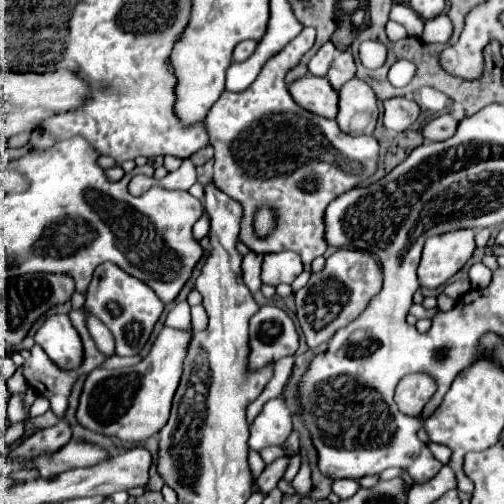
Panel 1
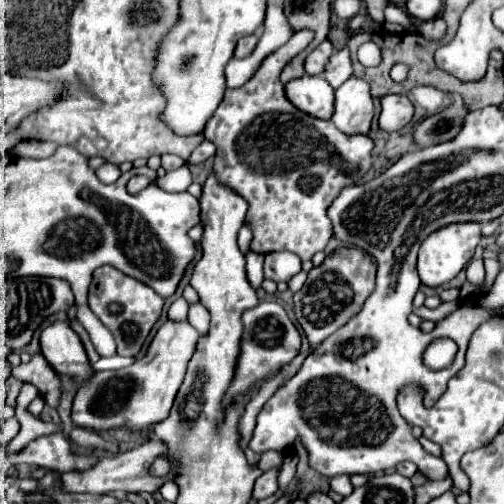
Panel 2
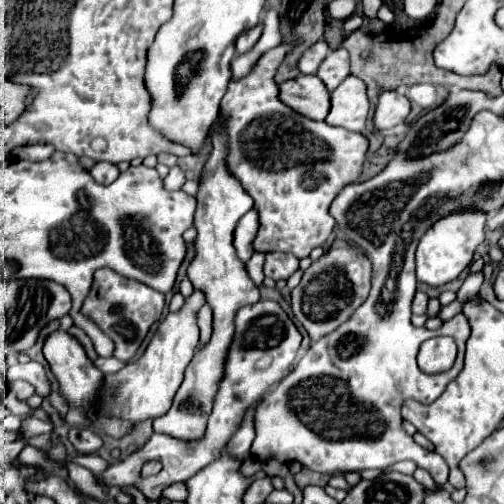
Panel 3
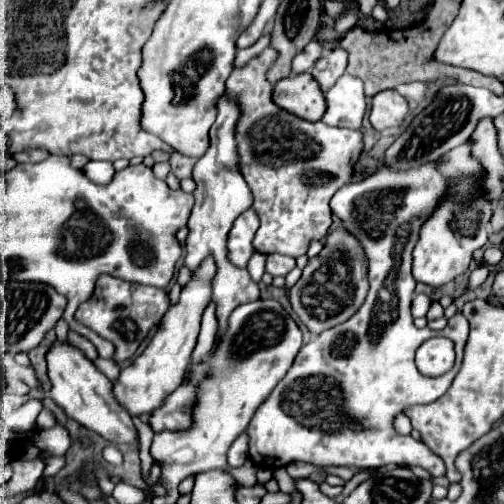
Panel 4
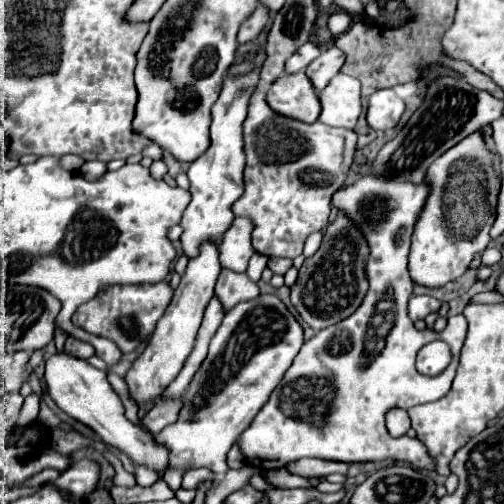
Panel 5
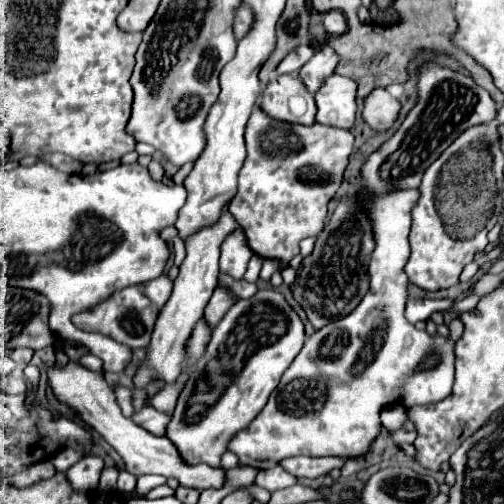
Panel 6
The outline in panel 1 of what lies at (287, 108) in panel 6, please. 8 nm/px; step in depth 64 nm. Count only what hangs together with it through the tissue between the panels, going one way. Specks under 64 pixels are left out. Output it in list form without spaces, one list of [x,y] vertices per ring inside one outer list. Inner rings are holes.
[[[304,76],[290,84],[290,94],[298,106],[312,114],[324,118],[336,118],[338,114],[338,92],[326,78]]]

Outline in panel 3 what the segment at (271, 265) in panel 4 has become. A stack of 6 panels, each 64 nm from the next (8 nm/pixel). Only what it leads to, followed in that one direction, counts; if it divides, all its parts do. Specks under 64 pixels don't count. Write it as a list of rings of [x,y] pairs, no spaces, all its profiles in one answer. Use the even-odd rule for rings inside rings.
[[[282,252],[266,254],[264,274],[272,280],[288,280],[298,270],[298,262],[300,260],[292,254],[282,254]]]

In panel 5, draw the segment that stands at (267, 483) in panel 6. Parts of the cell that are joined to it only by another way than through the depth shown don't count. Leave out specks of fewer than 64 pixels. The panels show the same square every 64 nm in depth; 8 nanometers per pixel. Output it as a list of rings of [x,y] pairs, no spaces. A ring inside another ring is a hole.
[[[286,468],[269,470],[264,477],[266,482],[279,488],[312,488],[312,484],[302,476],[294,476],[290,474]]]

